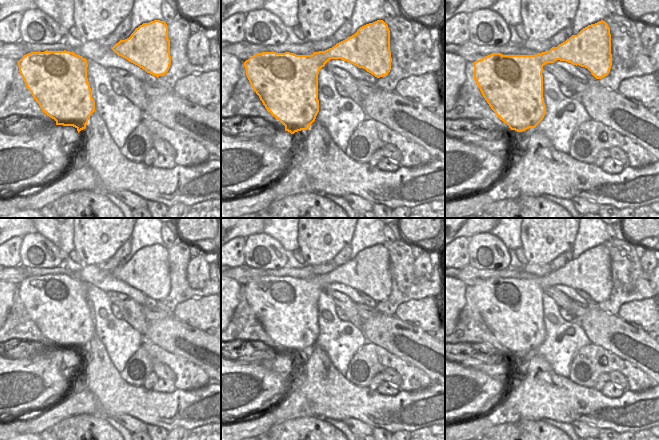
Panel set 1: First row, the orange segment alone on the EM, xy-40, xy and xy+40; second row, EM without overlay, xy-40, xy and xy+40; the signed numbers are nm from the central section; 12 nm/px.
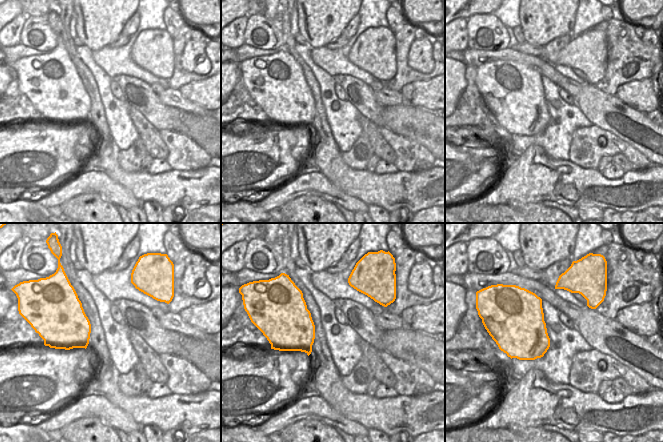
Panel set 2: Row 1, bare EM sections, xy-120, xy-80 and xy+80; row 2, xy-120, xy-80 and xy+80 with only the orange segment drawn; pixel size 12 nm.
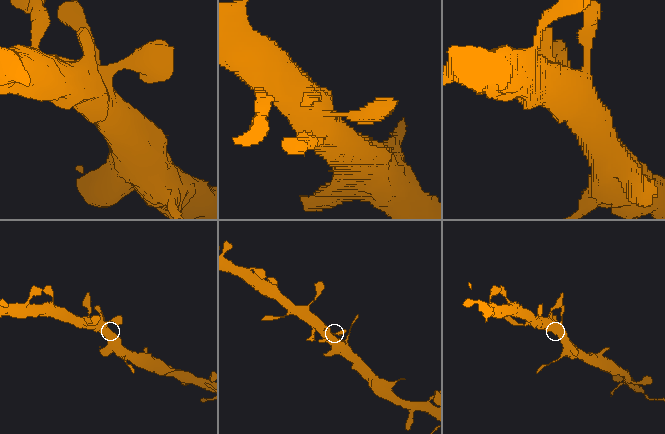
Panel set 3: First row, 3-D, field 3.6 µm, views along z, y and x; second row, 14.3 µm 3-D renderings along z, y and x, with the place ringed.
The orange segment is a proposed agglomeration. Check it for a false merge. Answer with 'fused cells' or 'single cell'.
single cell

